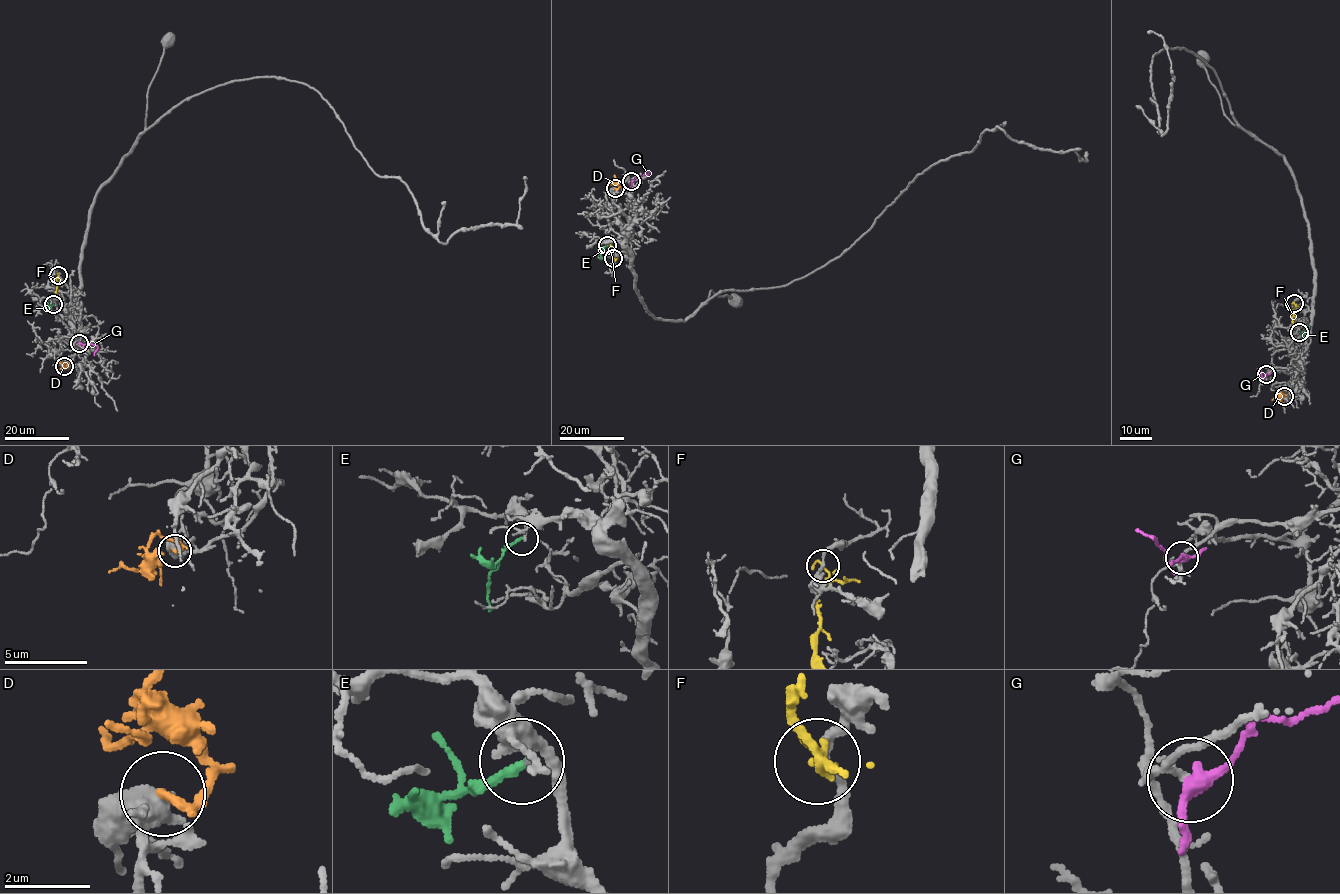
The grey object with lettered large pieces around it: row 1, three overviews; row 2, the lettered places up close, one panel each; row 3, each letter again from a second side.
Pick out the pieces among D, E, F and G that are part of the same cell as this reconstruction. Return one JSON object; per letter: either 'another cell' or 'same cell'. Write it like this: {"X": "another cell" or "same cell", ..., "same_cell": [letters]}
{"D": "another cell", "E": "another cell", "F": "another cell", "G": "another cell", "same_cell": []}

